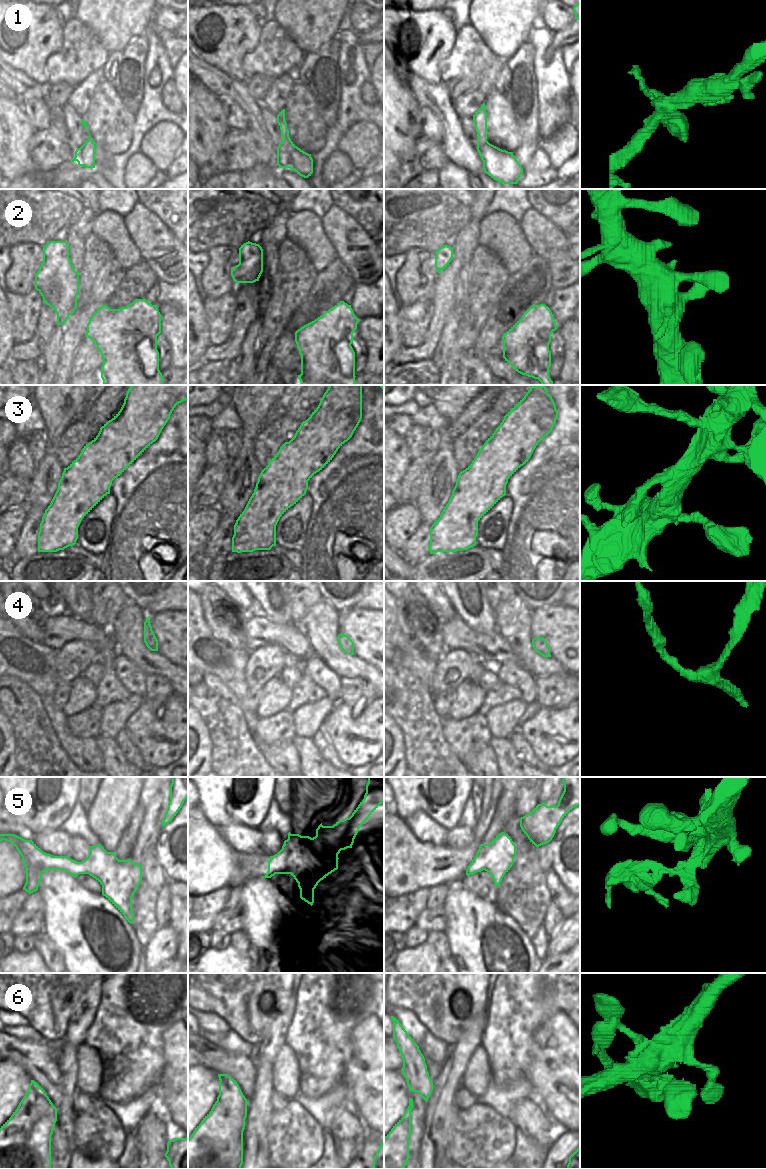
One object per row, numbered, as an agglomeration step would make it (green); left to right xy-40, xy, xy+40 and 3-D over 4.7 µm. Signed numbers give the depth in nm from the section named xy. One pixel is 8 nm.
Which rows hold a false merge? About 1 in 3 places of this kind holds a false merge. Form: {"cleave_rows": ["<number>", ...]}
{"cleave_rows": ["5", "6"]}

